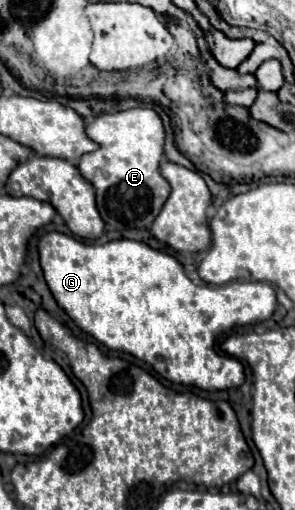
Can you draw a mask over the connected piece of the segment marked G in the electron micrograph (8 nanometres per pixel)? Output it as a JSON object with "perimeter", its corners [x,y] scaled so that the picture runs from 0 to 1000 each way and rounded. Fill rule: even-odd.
{"perimeter":[[[176,453],[136,469],[129,496],[176,582],[285,653],[305,653],[325,669],[380,688],[420,688],[468,700],[583,751],[651,755],[685,767],[753,767],[827,751],[820,712],[732,688],[753,645],[902,629],[936,606],[936,575],[908,555],[786,551],[766,559],[671,563],[624,539],[603,508],[447,469],[298,480],[237,461]]]}

